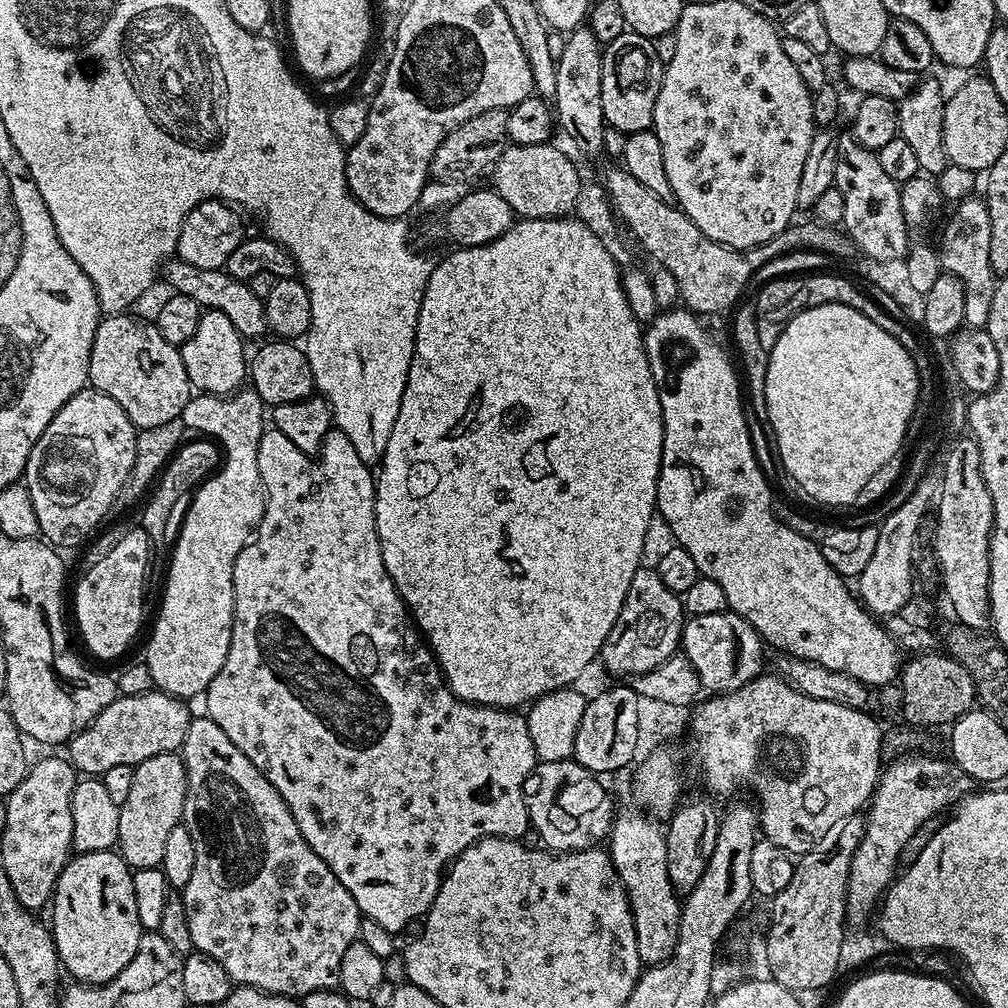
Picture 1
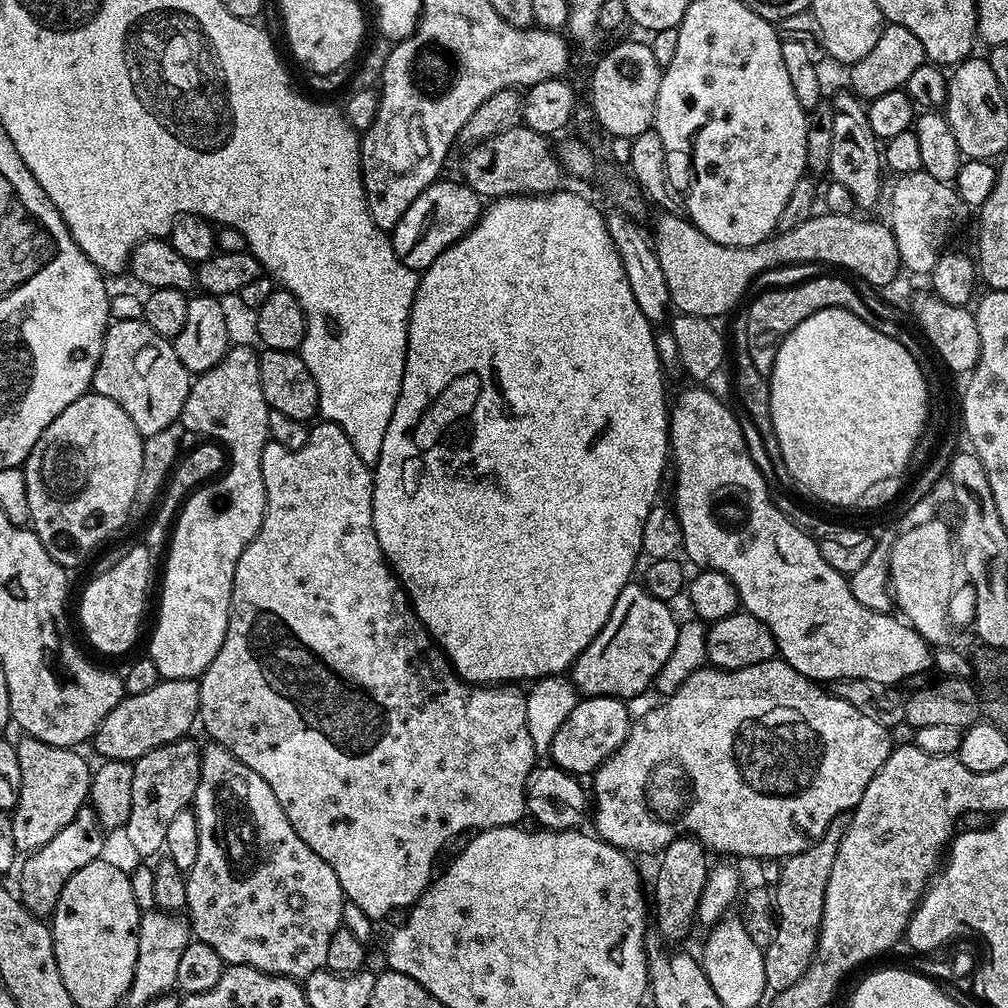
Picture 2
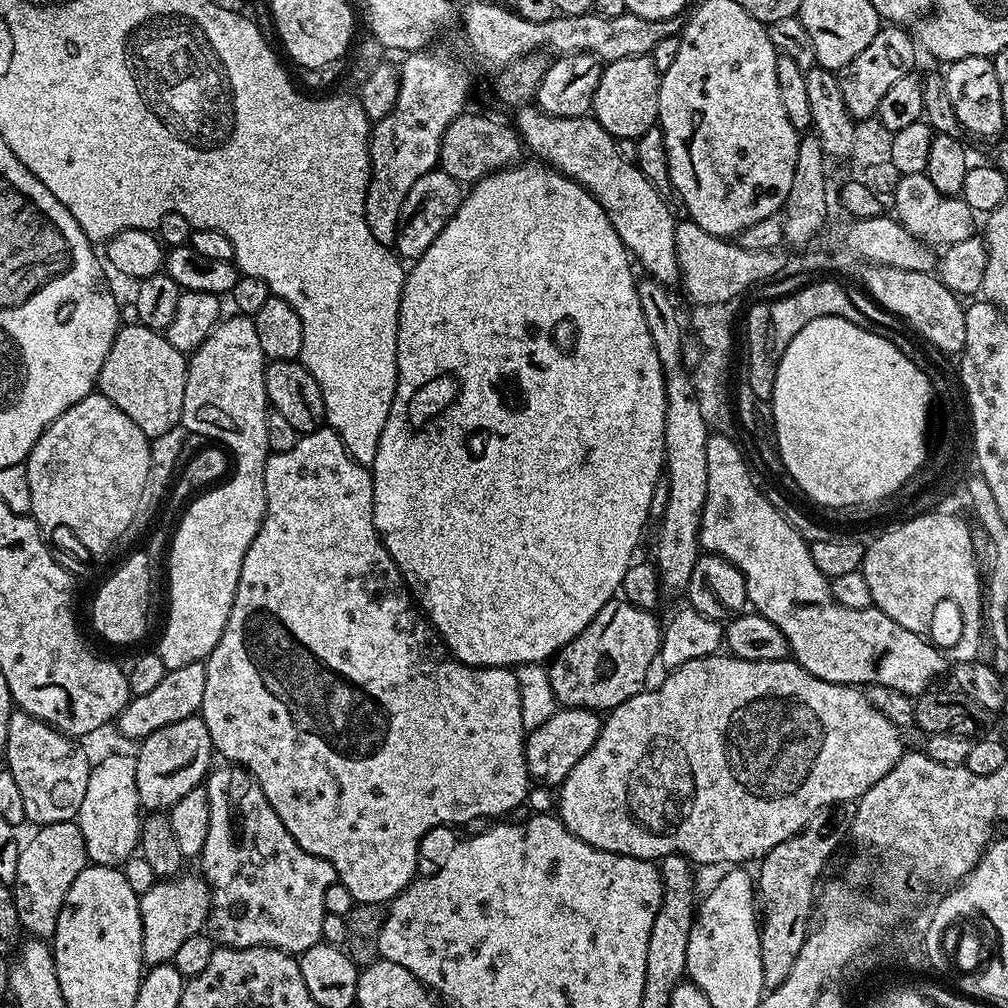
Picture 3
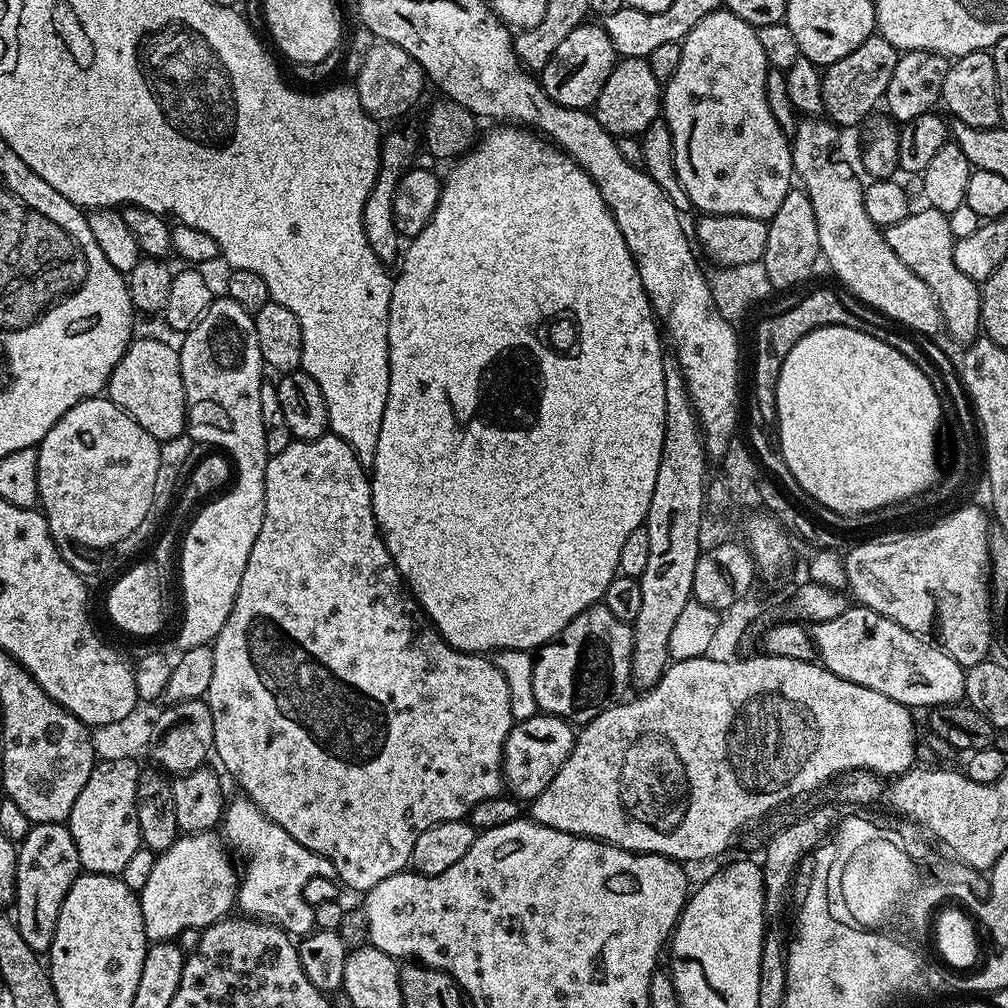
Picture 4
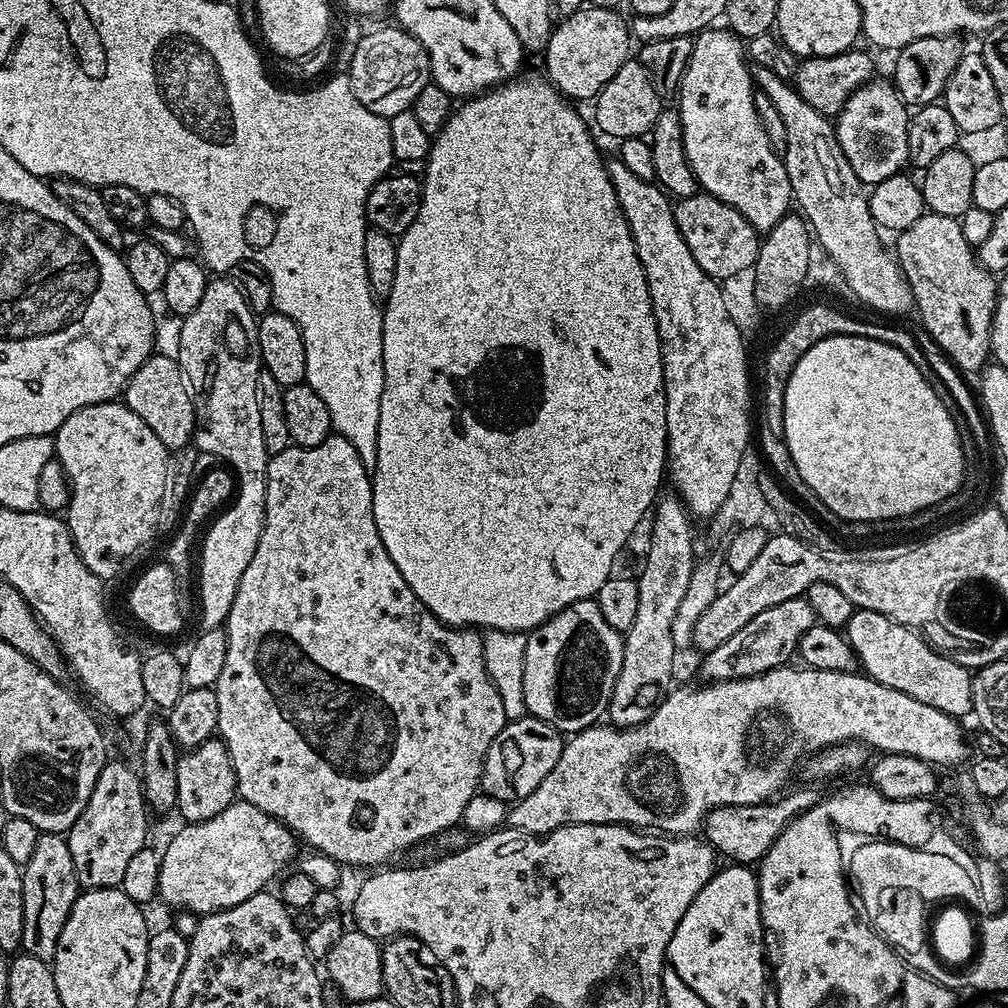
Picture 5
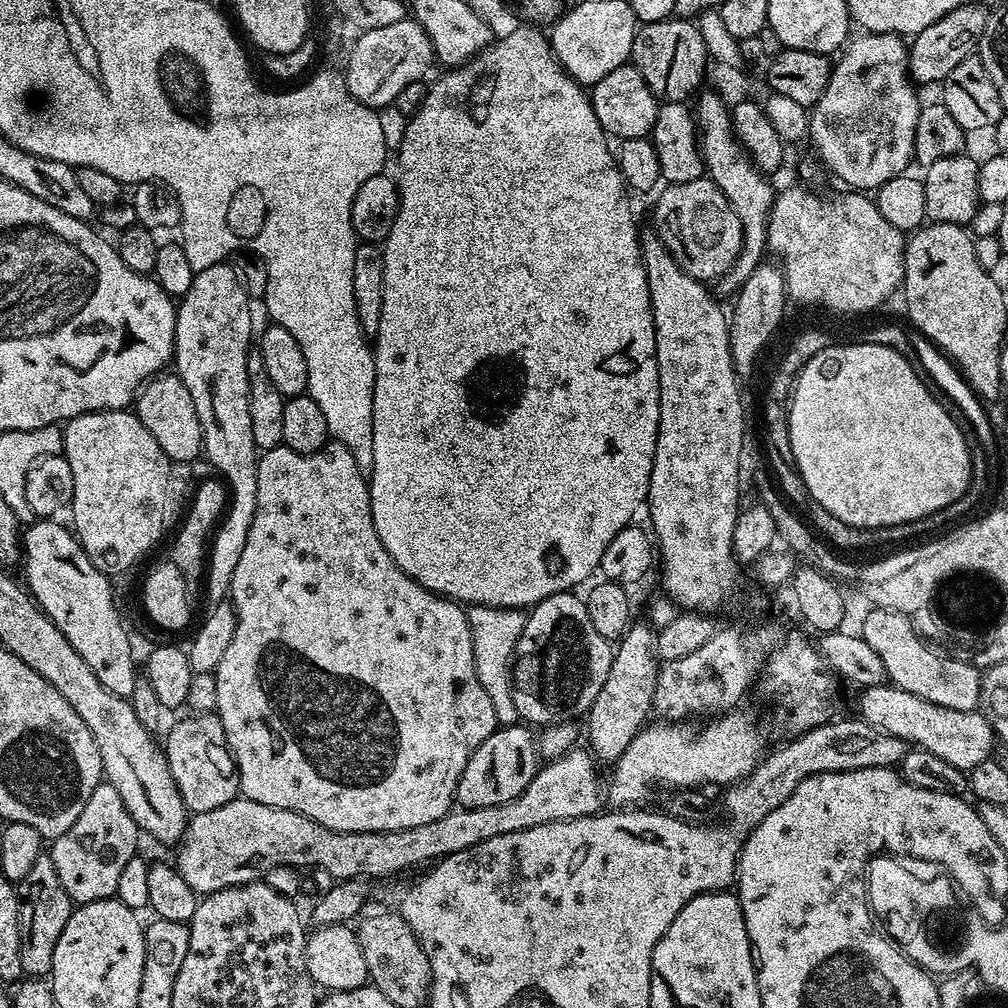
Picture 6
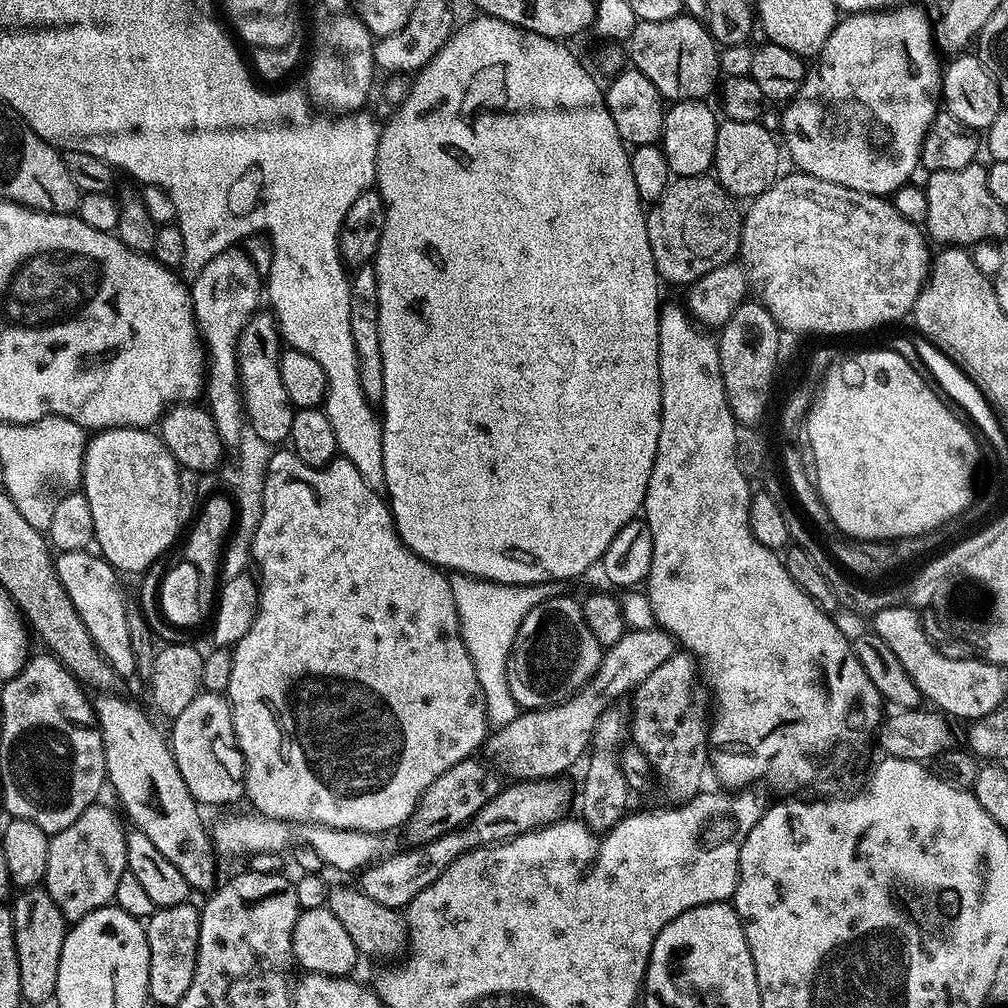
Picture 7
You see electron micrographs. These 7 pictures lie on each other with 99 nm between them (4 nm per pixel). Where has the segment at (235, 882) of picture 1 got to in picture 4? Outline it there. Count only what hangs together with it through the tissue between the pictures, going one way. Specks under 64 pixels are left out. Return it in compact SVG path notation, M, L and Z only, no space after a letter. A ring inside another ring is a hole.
M243 794L237 795L237 797L237 800L229 799L227 801L222 821L223 843L237 857L240 855L244 859L244 872L242 868L242 875L239 877L236 889L236 904L244 911L241 913L245 917L266 924L274 924L293 938L303 938L316 928L314 907L308 905L303 898L303 887L306 882L310 881L310 878L336 880L337 874L334 866L326 858L306 850L306 846L302 846L297 840L290 838L290 834L286 834L286 830L282 830L282 826L278 826L273 820L266 818L266 814L262 814L262 810L258 810L258 806L253 800L249 800Z

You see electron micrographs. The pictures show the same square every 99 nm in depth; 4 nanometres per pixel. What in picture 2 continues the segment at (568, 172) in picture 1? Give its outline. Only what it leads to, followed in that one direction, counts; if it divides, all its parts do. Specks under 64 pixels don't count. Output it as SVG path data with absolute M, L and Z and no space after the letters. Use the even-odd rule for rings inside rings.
M521 124L518 127L511 127L495 135L494 138L486 139L482 144L473 145L462 162L463 183L470 185L484 200L500 199L504 196L518 195L547 195L557 191L564 180L563 165L559 161L557 153L549 146L551 144L547 137L530 130L529 127Z

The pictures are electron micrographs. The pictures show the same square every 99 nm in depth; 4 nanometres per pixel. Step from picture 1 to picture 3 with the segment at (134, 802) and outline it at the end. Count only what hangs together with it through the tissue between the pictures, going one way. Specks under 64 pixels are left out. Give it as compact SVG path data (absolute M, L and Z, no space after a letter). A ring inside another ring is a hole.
M199 714L182 718L182 722L170 722L139 741L135 749L136 781L141 809L164 812L174 807L178 798L186 798L190 790L201 787L213 767L214 749L210 730Z

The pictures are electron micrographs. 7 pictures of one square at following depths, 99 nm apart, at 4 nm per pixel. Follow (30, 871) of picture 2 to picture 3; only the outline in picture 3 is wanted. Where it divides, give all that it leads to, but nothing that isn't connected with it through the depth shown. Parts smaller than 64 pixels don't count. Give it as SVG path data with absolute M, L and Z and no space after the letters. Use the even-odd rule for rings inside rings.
M75 819L45 824L35 831L28 844L26 840L20 849L14 895L21 929L28 932L29 937L48 942L56 933L58 914L66 902L70 886L74 886L74 878L82 874L90 861L82 830L76 825Z

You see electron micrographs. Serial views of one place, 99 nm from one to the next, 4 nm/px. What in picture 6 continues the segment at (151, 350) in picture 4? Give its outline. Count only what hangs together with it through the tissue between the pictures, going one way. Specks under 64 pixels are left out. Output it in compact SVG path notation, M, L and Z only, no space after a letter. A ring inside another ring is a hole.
M157 374L140 389L134 400L134 414L154 434L154 442L162 446L169 461L178 464L192 464L201 459L204 451L204 435L202 422L198 418L198 410L194 410L194 398L190 398L190 390L175 374Z

